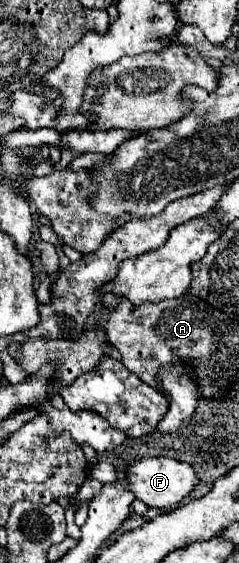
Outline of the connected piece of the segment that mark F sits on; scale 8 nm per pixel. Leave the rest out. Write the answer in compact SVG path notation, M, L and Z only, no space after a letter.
M145 457L141 461L135 461L125 469L125 479L129 491L143 501L147 507L157 507L157 509L169 509L177 507L181 499L185 499L193 487L197 485L197 475L189 463L179 463L171 457Z

